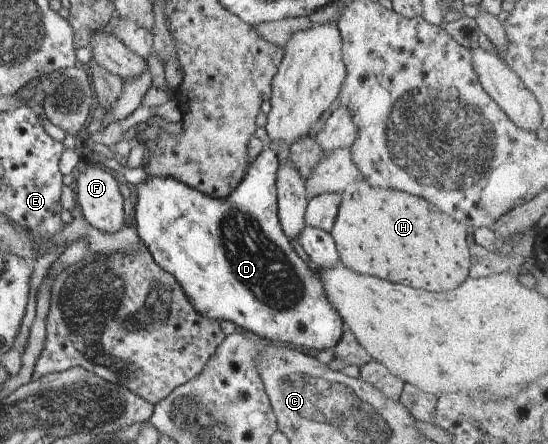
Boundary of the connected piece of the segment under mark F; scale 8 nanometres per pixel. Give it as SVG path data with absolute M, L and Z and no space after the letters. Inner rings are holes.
M88 159L82 162L76 170L75 198L77 205L81 207L82 216L102 232L118 232L125 226L125 210L128 208L127 201L124 201L119 192L118 175L113 168L91 162Z

